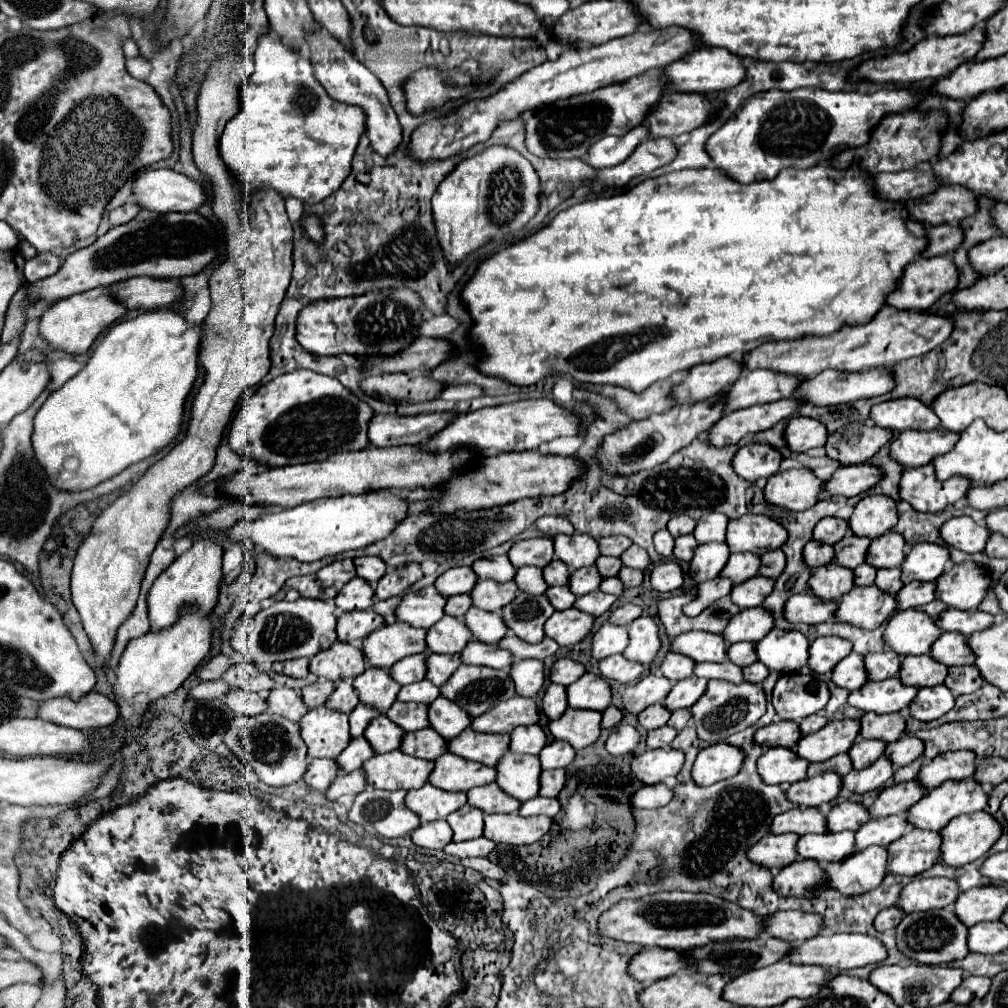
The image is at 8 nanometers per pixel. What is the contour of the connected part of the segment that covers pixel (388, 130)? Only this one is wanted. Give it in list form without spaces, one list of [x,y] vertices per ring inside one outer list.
[[[324,28],[308,38],[308,46],[312,52],[314,74],[320,80],[320,84],[324,84],[328,96],[332,96],[342,104],[360,106],[366,112],[366,136],[370,138],[374,152],[380,154],[382,158],[390,158],[392,154],[396,154],[398,146],[402,144],[402,126],[398,122],[394,108],[388,102],[388,94],[382,82],[366,66],[362,66],[348,48],[336,42],[336,38],[328,36]]]

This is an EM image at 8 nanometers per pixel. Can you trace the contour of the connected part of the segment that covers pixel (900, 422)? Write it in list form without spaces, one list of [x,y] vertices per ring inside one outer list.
[[[894,398],[872,408],[870,418],[876,426],[892,428],[896,432],[902,430],[936,430],[940,426],[940,418],[936,412],[920,400],[912,398]]]

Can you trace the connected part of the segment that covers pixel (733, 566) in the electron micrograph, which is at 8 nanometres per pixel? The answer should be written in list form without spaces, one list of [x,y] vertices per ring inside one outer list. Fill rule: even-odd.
[[[742,552],[742,554],[732,554],[720,576],[728,576],[734,584],[740,584],[752,576],[756,576],[760,570],[760,556],[752,552]]]

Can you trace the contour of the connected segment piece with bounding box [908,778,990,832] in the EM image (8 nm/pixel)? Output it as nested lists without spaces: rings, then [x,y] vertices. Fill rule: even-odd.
[[[974,778],[970,780],[948,780],[946,784],[940,784],[940,788],[934,788],[928,792],[928,796],[924,796],[924,800],[916,802],[910,810],[908,810],[908,822],[916,828],[922,830],[936,830],[940,832],[942,828],[948,826],[948,822],[960,814],[972,814],[978,810],[984,810],[988,804],[988,792],[982,788],[980,782],[976,782]]]

